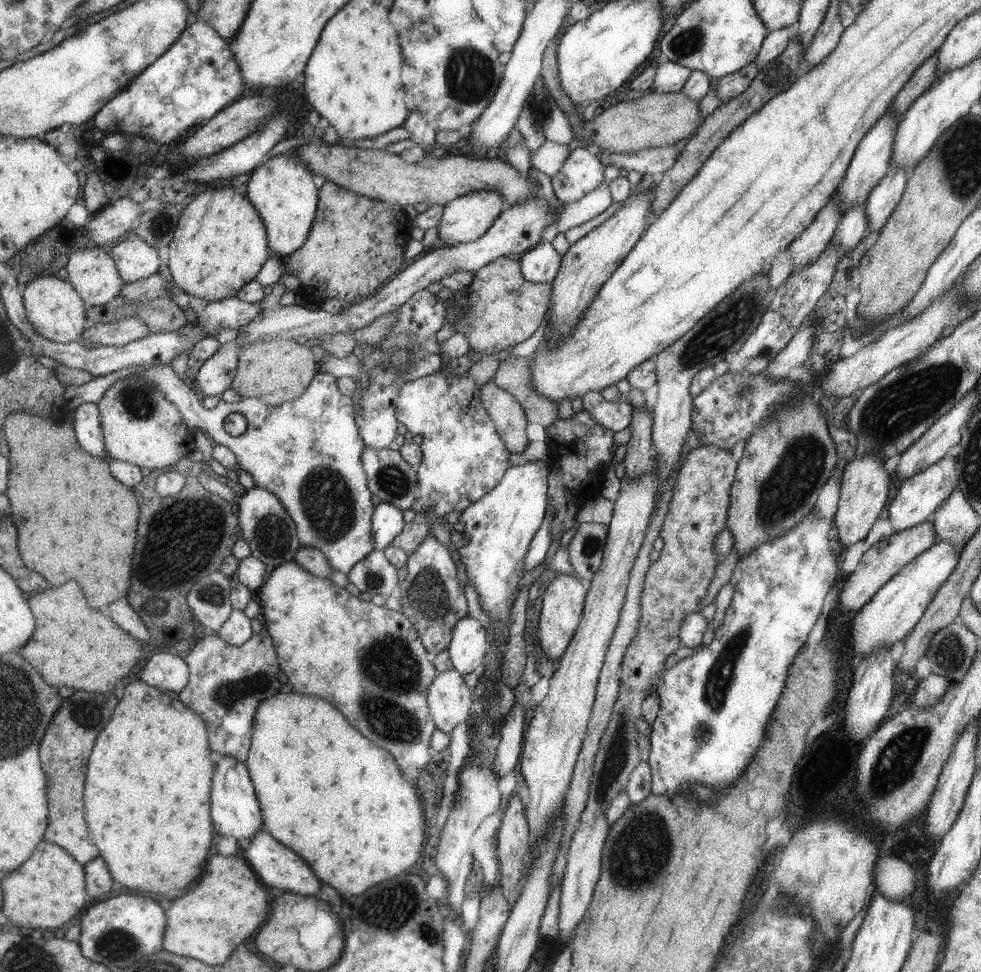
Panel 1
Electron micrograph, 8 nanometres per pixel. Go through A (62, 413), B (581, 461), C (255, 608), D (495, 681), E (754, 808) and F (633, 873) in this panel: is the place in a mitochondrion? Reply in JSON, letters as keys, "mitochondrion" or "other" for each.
{"A":"other","B":"other","C":"other","D":"other","E":"other","F":"mitochondrion"}

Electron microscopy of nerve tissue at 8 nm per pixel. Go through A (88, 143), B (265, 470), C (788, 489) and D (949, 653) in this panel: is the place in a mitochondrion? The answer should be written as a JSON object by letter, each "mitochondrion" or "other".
{"A":"other","B":"other","C":"mitochondrion","D":"mitochondrion"}

